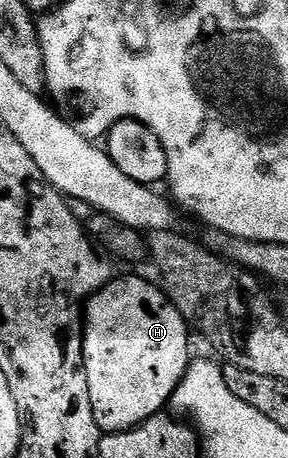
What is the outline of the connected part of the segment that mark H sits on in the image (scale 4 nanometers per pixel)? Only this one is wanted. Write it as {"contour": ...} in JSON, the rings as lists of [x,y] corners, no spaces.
{"contour":[[[126,276],[123,280],[115,278],[84,305],[82,358],[88,378],[88,394],[92,398],[92,414],[99,433],[126,432],[159,415],[165,409],[162,407],[173,401],[176,386],[180,386],[192,363],[191,329],[165,291],[157,283],[154,284],[138,276]]]}

